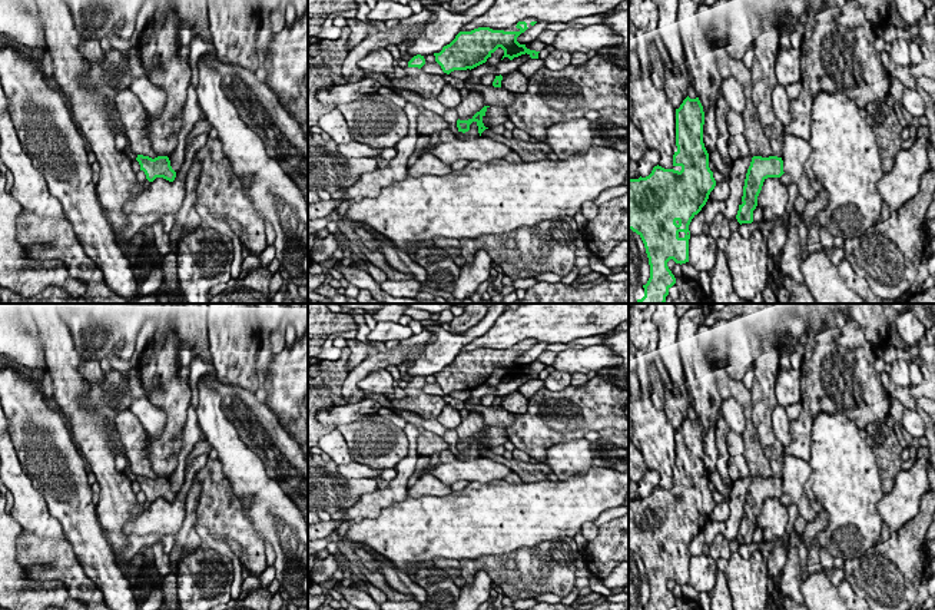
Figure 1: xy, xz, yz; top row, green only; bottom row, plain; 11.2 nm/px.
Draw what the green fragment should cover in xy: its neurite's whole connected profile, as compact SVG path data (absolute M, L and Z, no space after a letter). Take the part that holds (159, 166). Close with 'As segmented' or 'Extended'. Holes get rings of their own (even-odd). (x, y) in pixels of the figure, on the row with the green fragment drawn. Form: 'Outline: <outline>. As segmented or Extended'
Outline: M137 155L136 160L140 165L140 170L145 172L146 179L153 182L156 178L163 178L169 182L173 182L176 172L170 166L168 156L158 156L155 159L143 155Z. As segmented

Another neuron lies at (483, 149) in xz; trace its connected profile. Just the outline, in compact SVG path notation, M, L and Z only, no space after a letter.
M487 136L470 140L440 142L435 146L428 145L422 149L422 153L431 153L447 165L452 165L457 160L487 163L494 159L504 159L510 152L511 147Z

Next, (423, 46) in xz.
M480 0L458 14L444 7L437 9L437 19L428 23L425 32L407 47L407 52L411 56L440 53L470 21L483 16L494 1L495 0Z

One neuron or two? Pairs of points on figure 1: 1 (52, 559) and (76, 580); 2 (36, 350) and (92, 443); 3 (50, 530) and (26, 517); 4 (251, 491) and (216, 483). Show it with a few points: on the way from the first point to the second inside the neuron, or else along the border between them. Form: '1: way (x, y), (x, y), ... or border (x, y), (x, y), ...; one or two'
1: way (57, 562), (70, 574); one
2: border (40, 340), (45, 348), (45, 360); two
3: way (45, 526), (32, 517); one
4: border (216, 460), (246, 517); two

